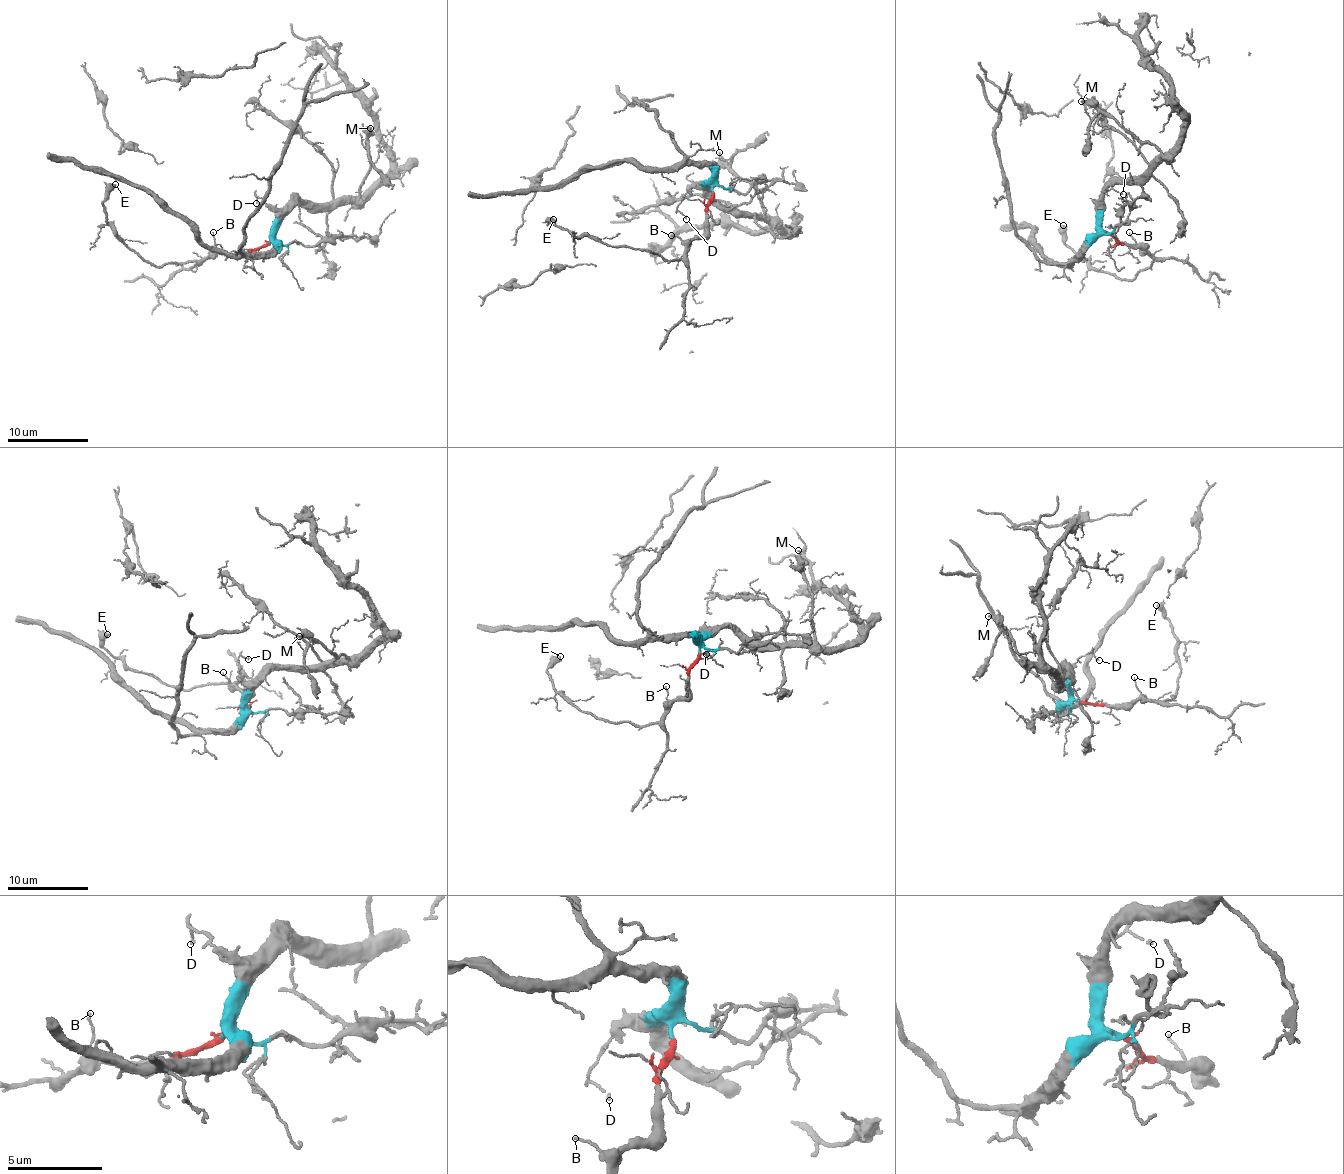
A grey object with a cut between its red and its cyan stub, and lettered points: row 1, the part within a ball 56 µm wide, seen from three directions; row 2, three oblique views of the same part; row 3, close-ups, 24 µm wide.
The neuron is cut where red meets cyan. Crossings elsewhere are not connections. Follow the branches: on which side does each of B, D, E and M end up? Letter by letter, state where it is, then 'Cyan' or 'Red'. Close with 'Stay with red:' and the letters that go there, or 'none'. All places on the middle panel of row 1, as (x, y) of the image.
B: Place: (671, 235). Red
D: Place: (686, 219). Cyan
E: Place: (553, 219). Red
M: Place: (719, 152). Cyan
Stay with red: B, E

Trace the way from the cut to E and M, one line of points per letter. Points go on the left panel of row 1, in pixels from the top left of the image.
E: (269, 242), (242, 254), (215, 253), (149, 265), (118, 240), (108, 225), (103, 200), (106, 190), (115, 184)
M: (269, 242), (276, 219), (292, 204), (339, 206), (359, 196), (371, 168), (371, 127)

